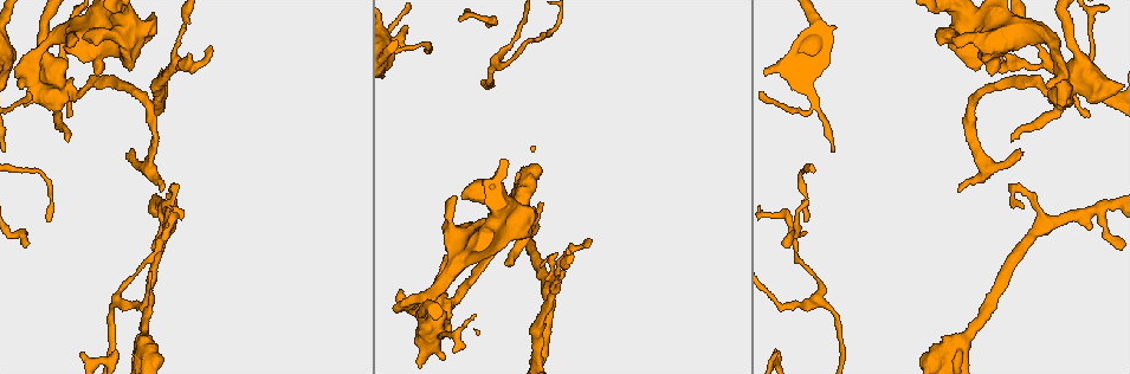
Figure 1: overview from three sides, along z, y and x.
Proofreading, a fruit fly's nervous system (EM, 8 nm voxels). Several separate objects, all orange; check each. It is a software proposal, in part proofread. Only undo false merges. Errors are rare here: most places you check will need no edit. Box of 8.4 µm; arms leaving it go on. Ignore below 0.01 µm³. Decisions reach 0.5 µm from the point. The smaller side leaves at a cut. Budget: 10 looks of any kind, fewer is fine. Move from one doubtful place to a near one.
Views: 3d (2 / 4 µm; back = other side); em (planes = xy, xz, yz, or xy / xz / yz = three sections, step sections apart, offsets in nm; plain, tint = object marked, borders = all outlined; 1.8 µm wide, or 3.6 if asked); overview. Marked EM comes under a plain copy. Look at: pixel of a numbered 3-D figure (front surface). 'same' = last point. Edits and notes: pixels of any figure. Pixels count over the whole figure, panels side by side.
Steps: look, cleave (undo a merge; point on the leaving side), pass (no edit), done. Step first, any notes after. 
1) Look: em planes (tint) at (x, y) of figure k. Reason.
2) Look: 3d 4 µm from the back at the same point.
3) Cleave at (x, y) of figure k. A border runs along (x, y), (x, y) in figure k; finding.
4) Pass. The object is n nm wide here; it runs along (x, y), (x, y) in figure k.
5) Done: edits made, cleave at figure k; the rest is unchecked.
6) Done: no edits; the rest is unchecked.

Look: 3d 4 µm at (81, 36) of figure 1. Four-way junction.

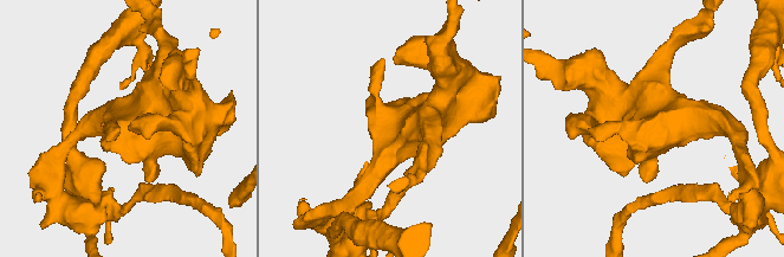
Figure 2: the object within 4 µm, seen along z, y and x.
Look: em 3.6 µm yz step 16 (tint) at (670, 128) of figure 2.

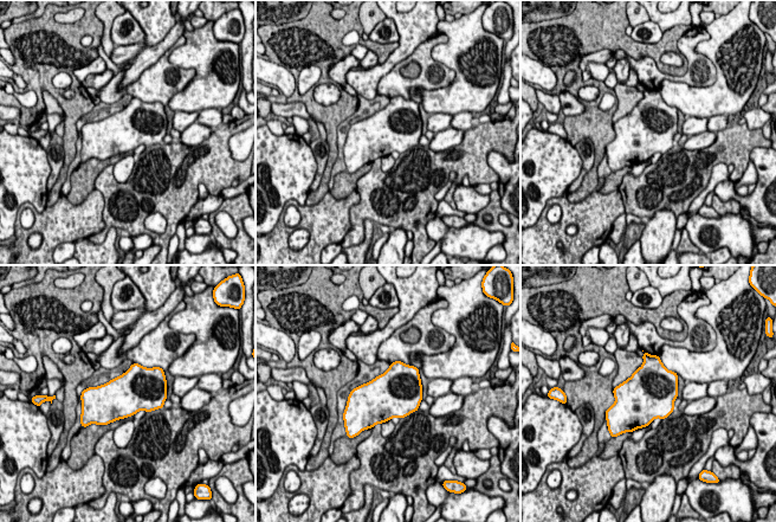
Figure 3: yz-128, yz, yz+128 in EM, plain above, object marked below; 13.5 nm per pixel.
Pass. One neuron here.

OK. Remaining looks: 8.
Look: em xz step 8 (tint) at (556, 287) of figure 1. Calibre changes.

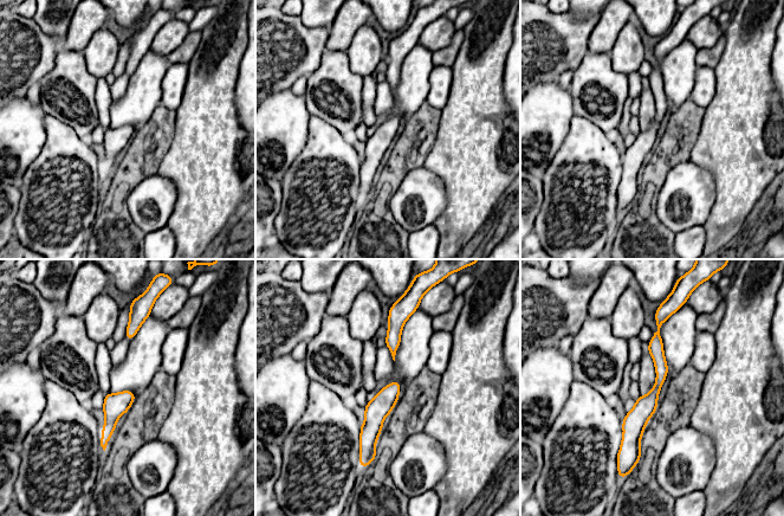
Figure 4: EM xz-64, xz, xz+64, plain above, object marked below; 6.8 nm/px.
Pass. The object is 150 nm wide here; it runs along (659, 322), (660, 381), (627, 457) in figure 4; continuous, no second neuron.

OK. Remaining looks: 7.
Look: 3d 2 µm at (52, 93) of figure 1. Four or more arms meet.

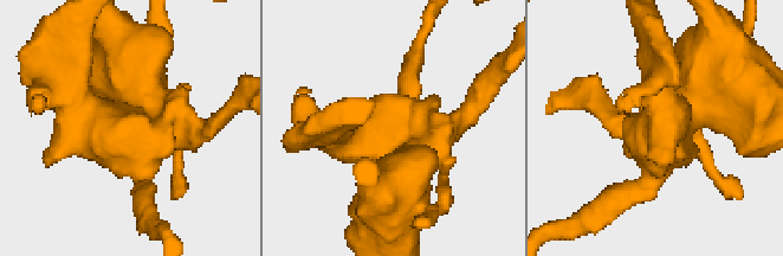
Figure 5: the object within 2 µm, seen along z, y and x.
Look: em xy step 4 (tint) at (133, 133) of figure 5. Shape alone is not enough.

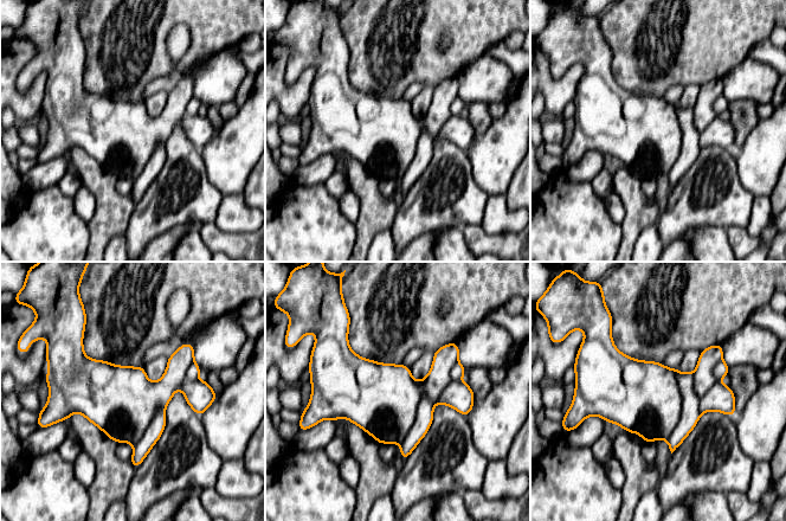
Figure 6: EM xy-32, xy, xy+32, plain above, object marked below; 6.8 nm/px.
Look: em planes (borders) at the same point.

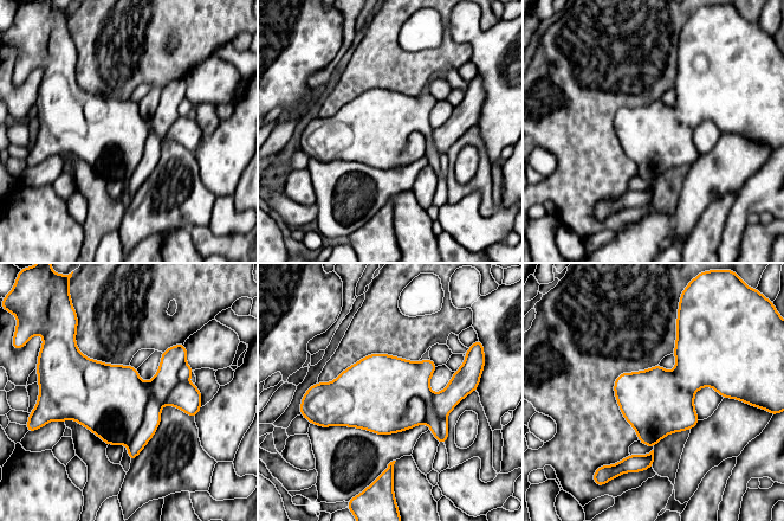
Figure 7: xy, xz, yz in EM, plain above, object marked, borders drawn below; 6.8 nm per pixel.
Cleave at (415, 412) of figure 7. A border runs along (419, 396), (406, 407), (407, 428) in figure 7; a second neuron is stuck on.

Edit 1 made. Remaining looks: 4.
Look: overview.

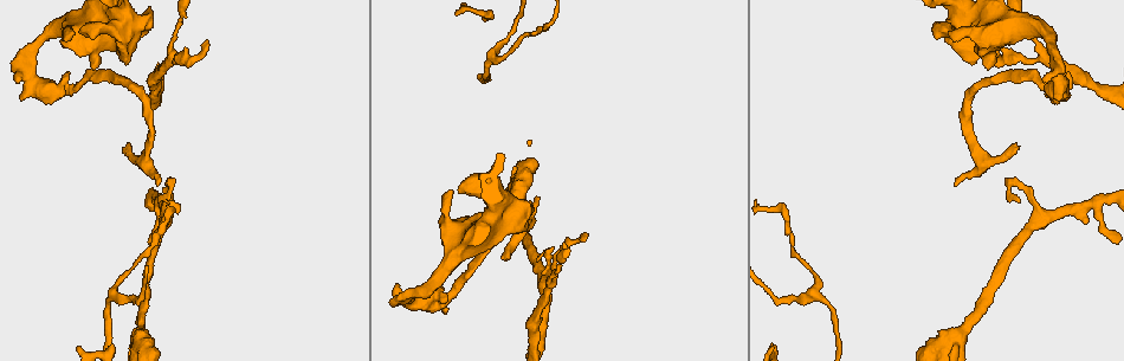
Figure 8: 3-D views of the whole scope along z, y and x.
Look: 3d 4 µm at (541, 337) of figure 8. Arms part here.

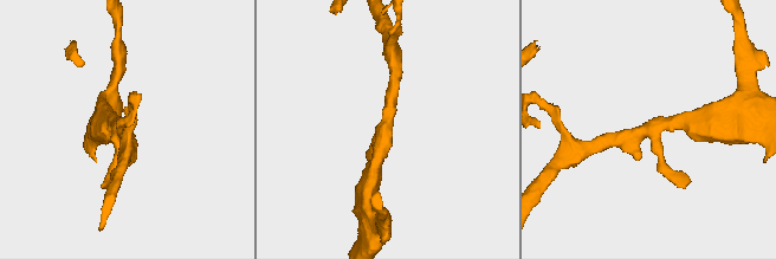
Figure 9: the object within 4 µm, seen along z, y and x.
Look: em planes (tint) at (650, 134) of figure 9.

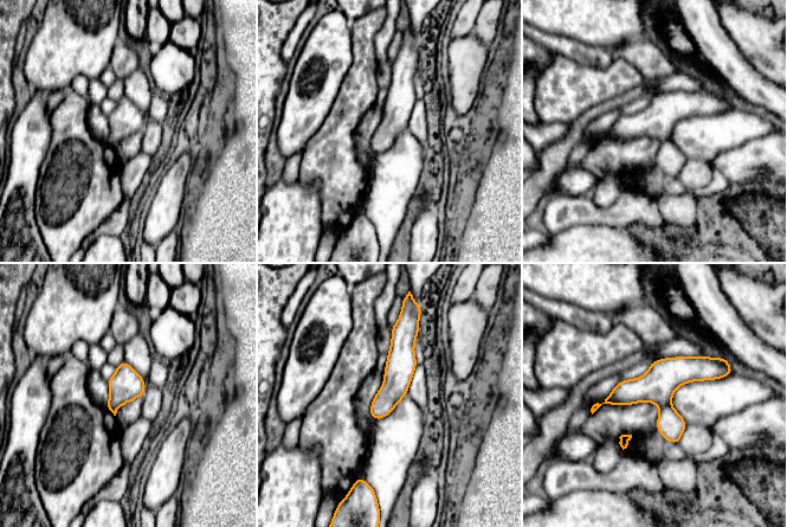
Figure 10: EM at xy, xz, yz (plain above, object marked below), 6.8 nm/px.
Pass. It runs along (721, 371), (671, 372), (608, 400) in figure 10; continuous, no second neuron.

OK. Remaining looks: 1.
Done: edits made, cleave at figure 7; the rest is unchecked.

